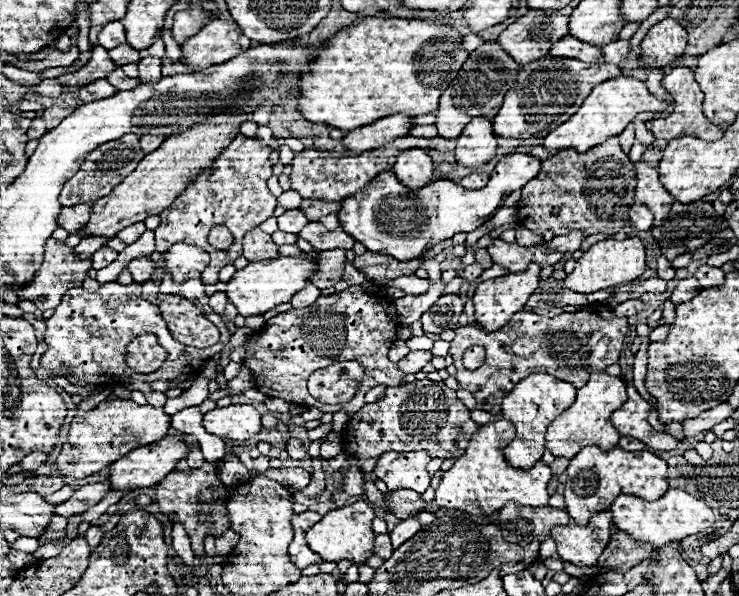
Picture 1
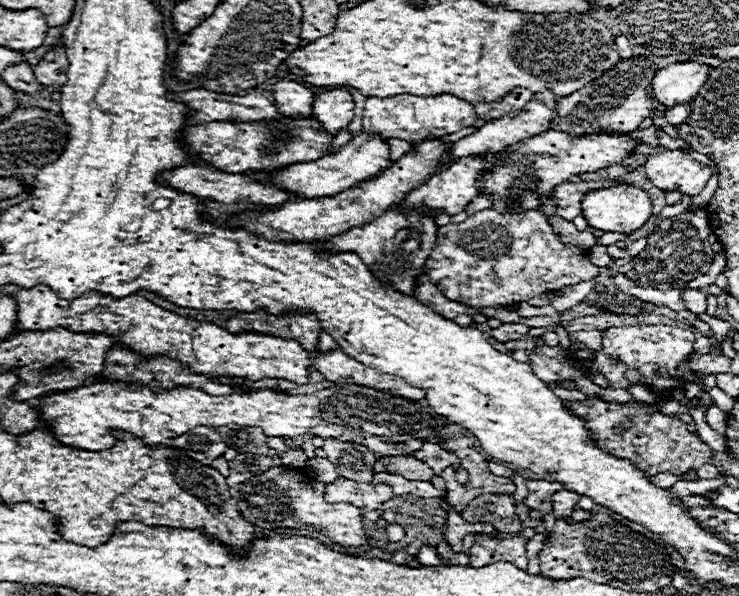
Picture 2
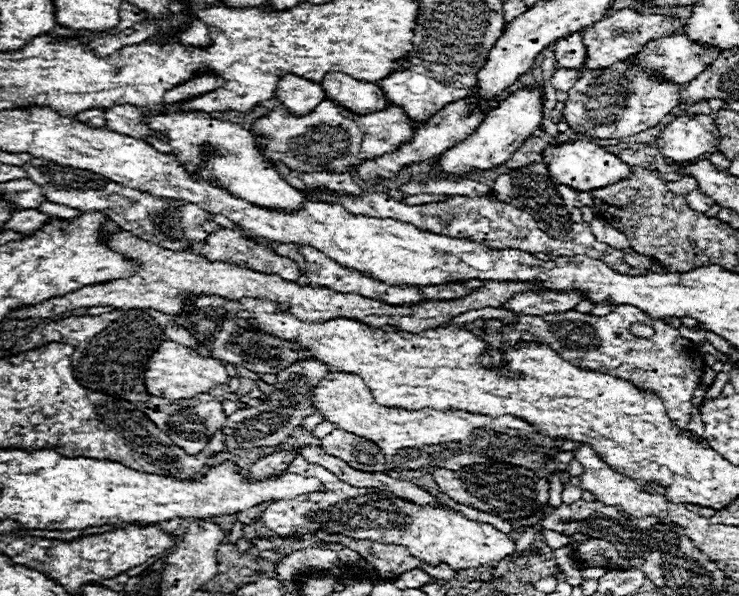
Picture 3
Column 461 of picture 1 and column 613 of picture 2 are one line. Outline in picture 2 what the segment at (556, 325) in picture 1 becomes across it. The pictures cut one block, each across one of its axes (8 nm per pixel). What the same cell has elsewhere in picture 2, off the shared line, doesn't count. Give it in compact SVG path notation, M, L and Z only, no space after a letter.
M626 326L626 328L608 328L602 332L602 350L598 354L598 364L590 366L588 362L582 362L582 368L592 378L592 372L602 372L612 388L628 388L632 382L624 378L624 372L628 368L636 368L644 374L648 388L660 390L664 394L670 394L682 386L682 380L678 378L678 364L682 360L688 360L692 354L692 346L696 342L696 334L682 328L672 326Z

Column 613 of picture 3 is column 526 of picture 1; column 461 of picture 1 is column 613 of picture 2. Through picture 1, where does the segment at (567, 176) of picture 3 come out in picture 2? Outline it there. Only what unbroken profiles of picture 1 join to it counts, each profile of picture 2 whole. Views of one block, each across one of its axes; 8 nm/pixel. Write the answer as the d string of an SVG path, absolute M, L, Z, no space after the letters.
M618 184L618 186L586 192L582 198L582 216L586 218L590 228L596 228L602 232L632 234L638 228L642 228L648 222L648 218L652 216L652 202L650 202L648 194L642 192L640 188Z

